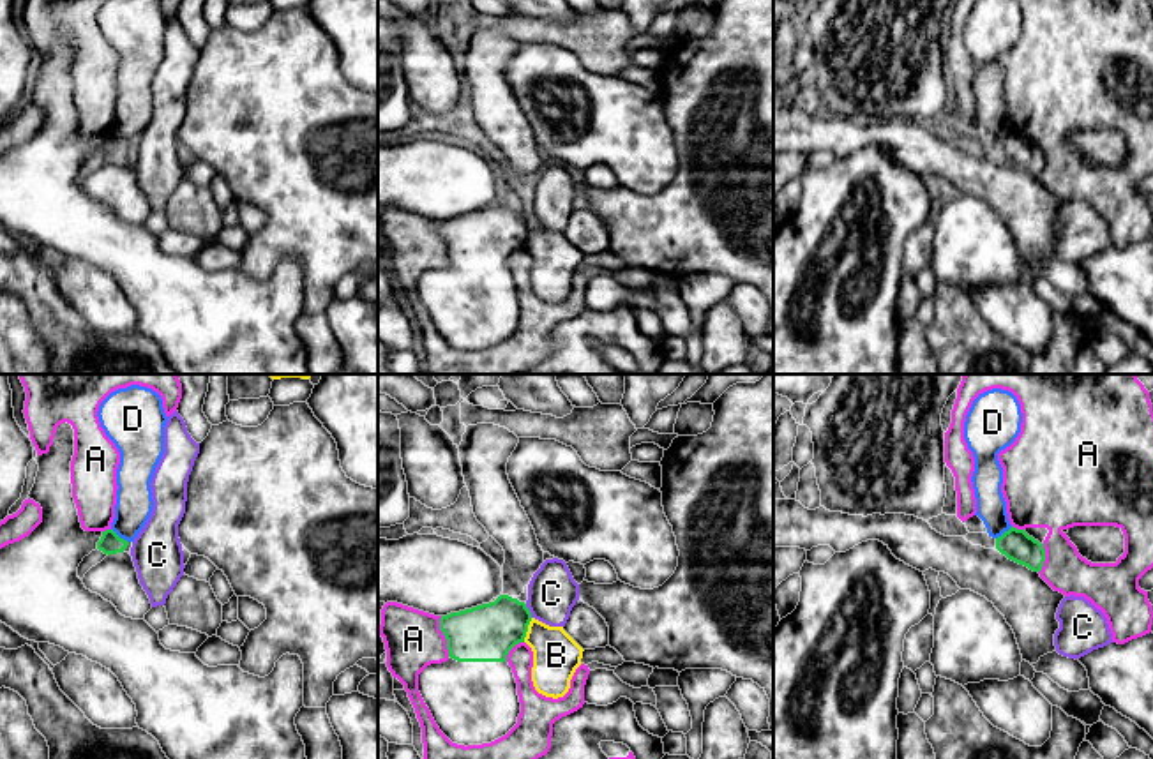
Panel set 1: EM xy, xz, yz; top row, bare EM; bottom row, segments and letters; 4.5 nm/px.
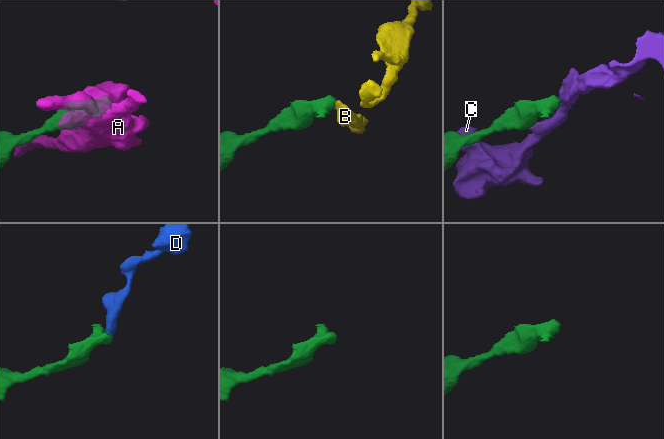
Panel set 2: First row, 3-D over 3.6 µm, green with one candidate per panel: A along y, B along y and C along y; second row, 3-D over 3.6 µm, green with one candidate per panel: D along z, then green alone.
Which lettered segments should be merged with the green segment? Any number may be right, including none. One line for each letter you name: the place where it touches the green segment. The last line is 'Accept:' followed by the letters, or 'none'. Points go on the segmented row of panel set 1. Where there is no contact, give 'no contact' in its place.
Accept: none

